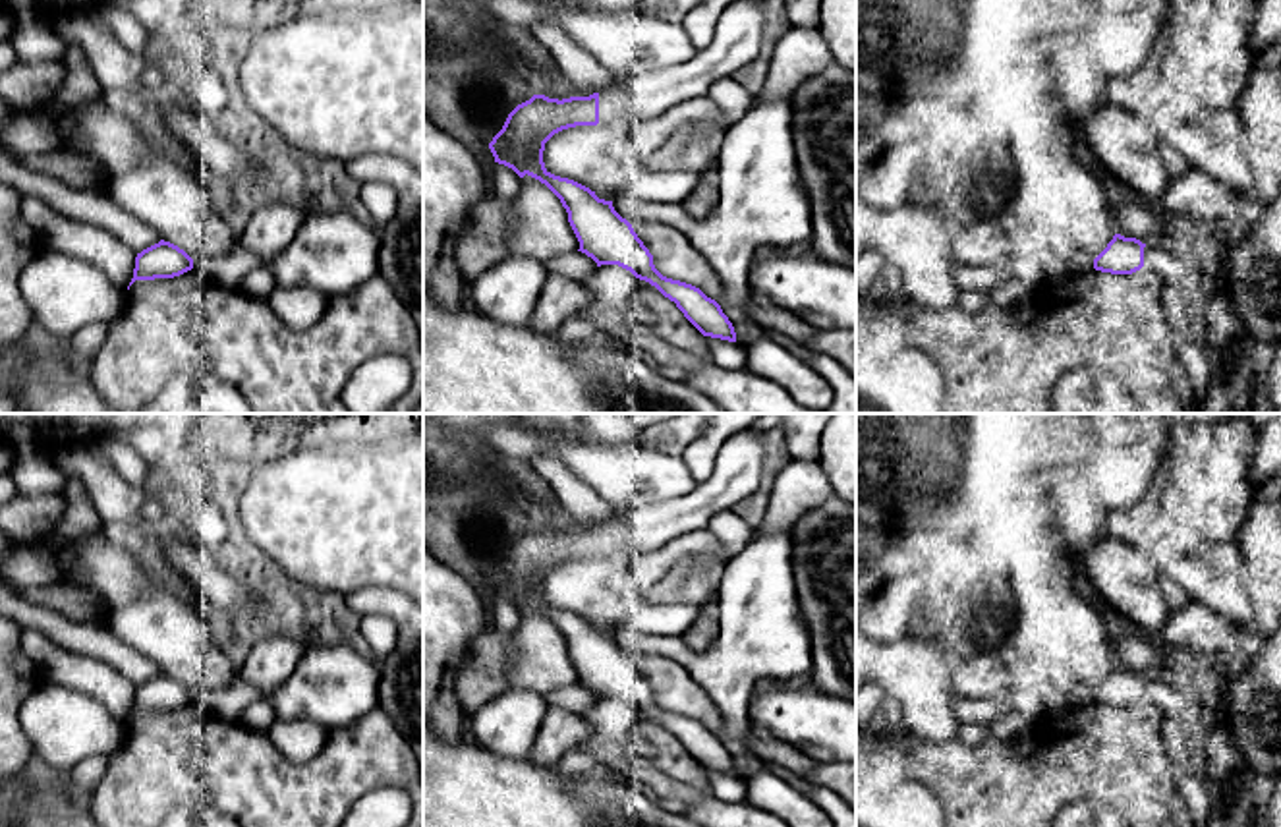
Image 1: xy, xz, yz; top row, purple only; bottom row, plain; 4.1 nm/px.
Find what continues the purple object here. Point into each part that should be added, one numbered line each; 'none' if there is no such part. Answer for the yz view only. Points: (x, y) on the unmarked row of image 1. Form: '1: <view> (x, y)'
none

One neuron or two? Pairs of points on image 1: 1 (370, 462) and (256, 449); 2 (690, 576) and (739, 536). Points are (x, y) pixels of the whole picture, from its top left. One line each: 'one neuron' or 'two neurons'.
1: two neurons
2: one neuron

